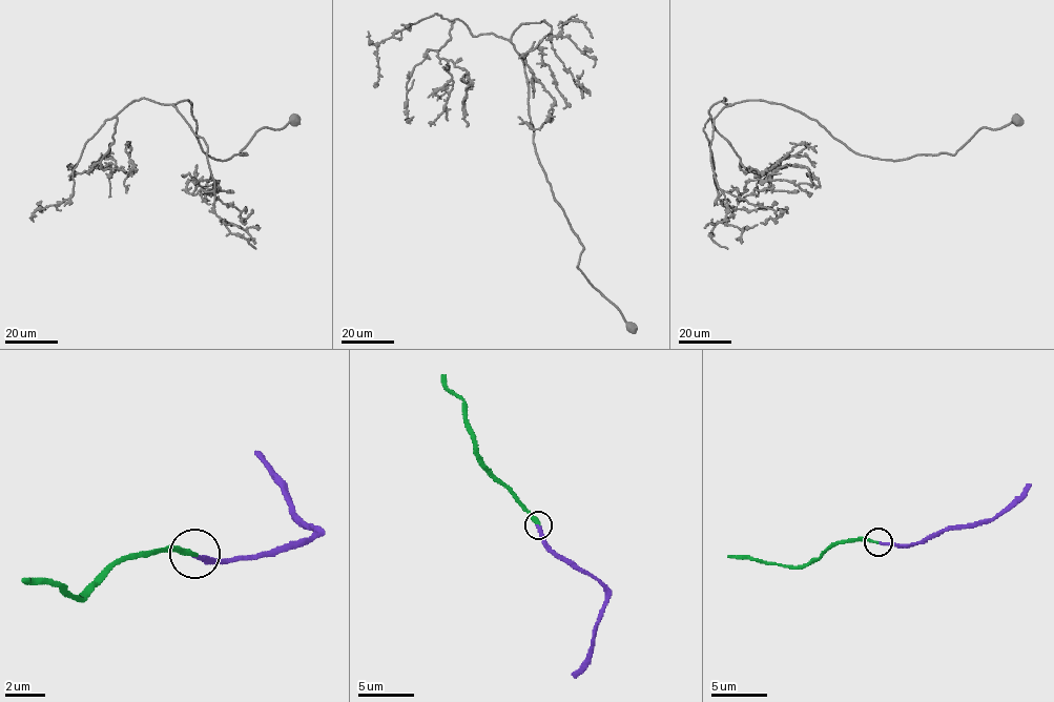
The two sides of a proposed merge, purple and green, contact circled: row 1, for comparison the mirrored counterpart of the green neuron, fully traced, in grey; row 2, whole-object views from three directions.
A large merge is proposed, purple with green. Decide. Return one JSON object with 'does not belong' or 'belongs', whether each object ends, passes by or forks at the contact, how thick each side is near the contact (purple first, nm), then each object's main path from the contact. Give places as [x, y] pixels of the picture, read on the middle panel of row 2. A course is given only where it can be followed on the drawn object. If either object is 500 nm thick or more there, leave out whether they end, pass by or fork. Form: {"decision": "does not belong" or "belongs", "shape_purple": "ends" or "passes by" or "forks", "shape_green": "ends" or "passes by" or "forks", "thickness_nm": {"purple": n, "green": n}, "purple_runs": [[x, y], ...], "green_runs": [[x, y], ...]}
{"decision": "belongs", "shape_purple": "ends", "shape_green": "ends", "thickness_nm": {"purple": 240, "green": 240}, "purple_runs": [[539, 524], [541, 538], [558, 555], [583, 569], [606, 592], [606, 608], [598, 622], [590, 661], [575, 678]], "green_runs": [[539, 524], [477, 451], [463, 400], [440, 375]]}

